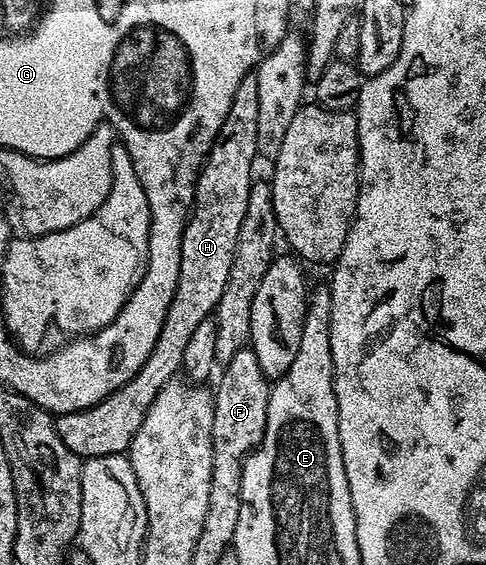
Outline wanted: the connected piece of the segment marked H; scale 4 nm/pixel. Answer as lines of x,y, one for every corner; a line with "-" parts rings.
253,74
246,76
240,82
240,86
236,86
236,94
232,98
232,106
228,106
228,114
224,118
224,122
220,126
218,136
214,139
213,146
210,147
210,153
206,155
206,162
202,166
202,171
198,174
198,184
194,187
194,203
192,211
189,213
186,229
182,235
182,245
180,246
180,274
176,282
176,290
172,294
172,302
168,306
168,314
164,314
164,326
160,330
160,334
156,338
156,346
152,346
152,354
148,354
148,358
144,362
144,366
140,366
140,370
129,380
124,382
124,386
117,388
112,394
108,394
100,402
96,402
91,408
81,408
75,412
63,412
54,416
54,425
56,426
56,434
60,438
60,442
64,442
64,446
68,446
68,450
72,450
72,454
76,454
79,458
89,458
91,456
120,456
129,449
132,438
136,434
136,430
140,430
140,422
144,422
144,414
148,414
148,406
152,406
152,402
156,400
156,394
160,392
167,381
173,379
182,367
182,359
184,358
184,346
188,346
188,342
195,332
196,326
200,326
200,322
213,317
214,308
220,302
220,294
224,294
224,286
228,283
228,270
232,270
232,258
236,250
236,234
240,234
240,222
244,222
244,210
248,206
248,194
252,183
252,175
250,176
250,167
253,166
254,160
258,156
256,150
256,110
258,103
256,102
256,78

